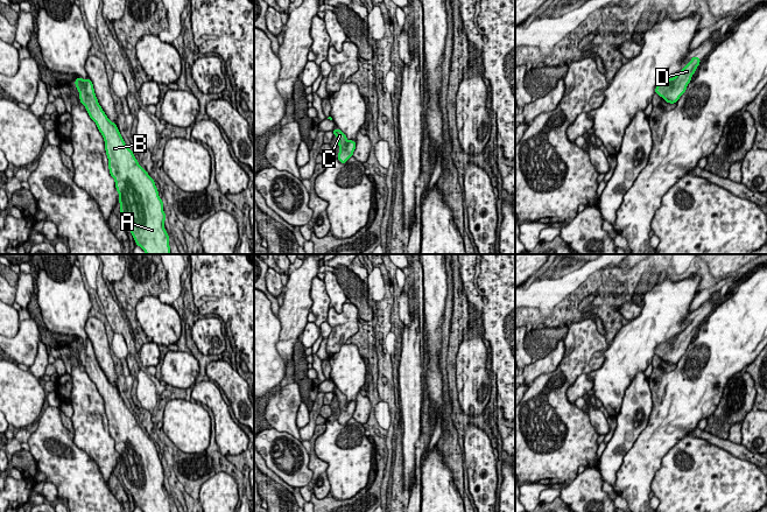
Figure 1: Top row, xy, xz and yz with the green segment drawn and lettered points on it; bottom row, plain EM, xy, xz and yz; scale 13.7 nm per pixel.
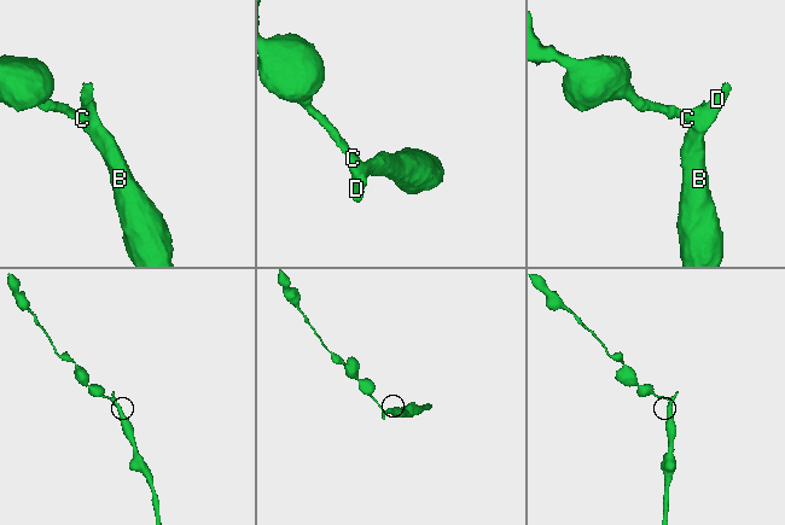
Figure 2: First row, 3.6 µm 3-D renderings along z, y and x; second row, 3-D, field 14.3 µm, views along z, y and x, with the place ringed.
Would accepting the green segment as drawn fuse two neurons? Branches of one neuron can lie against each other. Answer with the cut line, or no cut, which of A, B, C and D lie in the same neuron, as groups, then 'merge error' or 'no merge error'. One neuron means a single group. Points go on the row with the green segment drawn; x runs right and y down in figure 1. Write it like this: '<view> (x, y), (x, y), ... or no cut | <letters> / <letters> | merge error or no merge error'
no cut | A B C D | no merge error

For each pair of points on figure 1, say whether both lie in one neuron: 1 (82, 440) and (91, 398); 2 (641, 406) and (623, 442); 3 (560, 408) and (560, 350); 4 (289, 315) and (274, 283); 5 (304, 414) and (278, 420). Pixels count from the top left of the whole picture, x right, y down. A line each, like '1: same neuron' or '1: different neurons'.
1: same neuron
2: same neuron
3: different neurons
4: different neurons
5: different neurons

